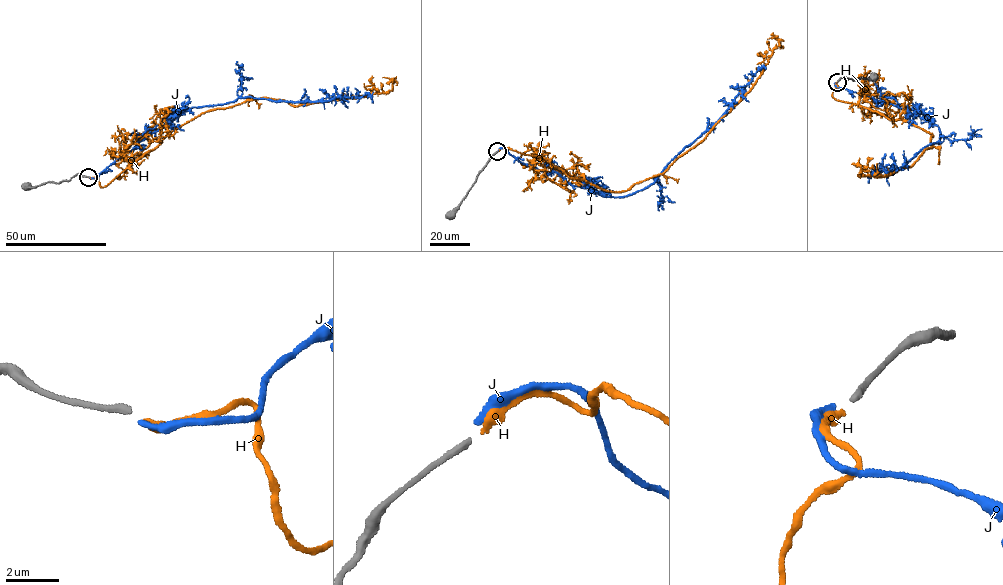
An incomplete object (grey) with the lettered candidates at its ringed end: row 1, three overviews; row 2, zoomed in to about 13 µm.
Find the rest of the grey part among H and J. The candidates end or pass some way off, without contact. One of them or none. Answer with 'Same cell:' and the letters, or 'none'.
Same cell: H

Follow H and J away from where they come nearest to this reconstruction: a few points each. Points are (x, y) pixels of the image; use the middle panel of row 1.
H: (498, 151), (542, 156), (572, 178), (629, 190), (667, 171), (743, 98), (779, 45), (767, 39)
J: (498, 150), (505, 147), (572, 185), (627, 196), (652, 184), (765, 68)

